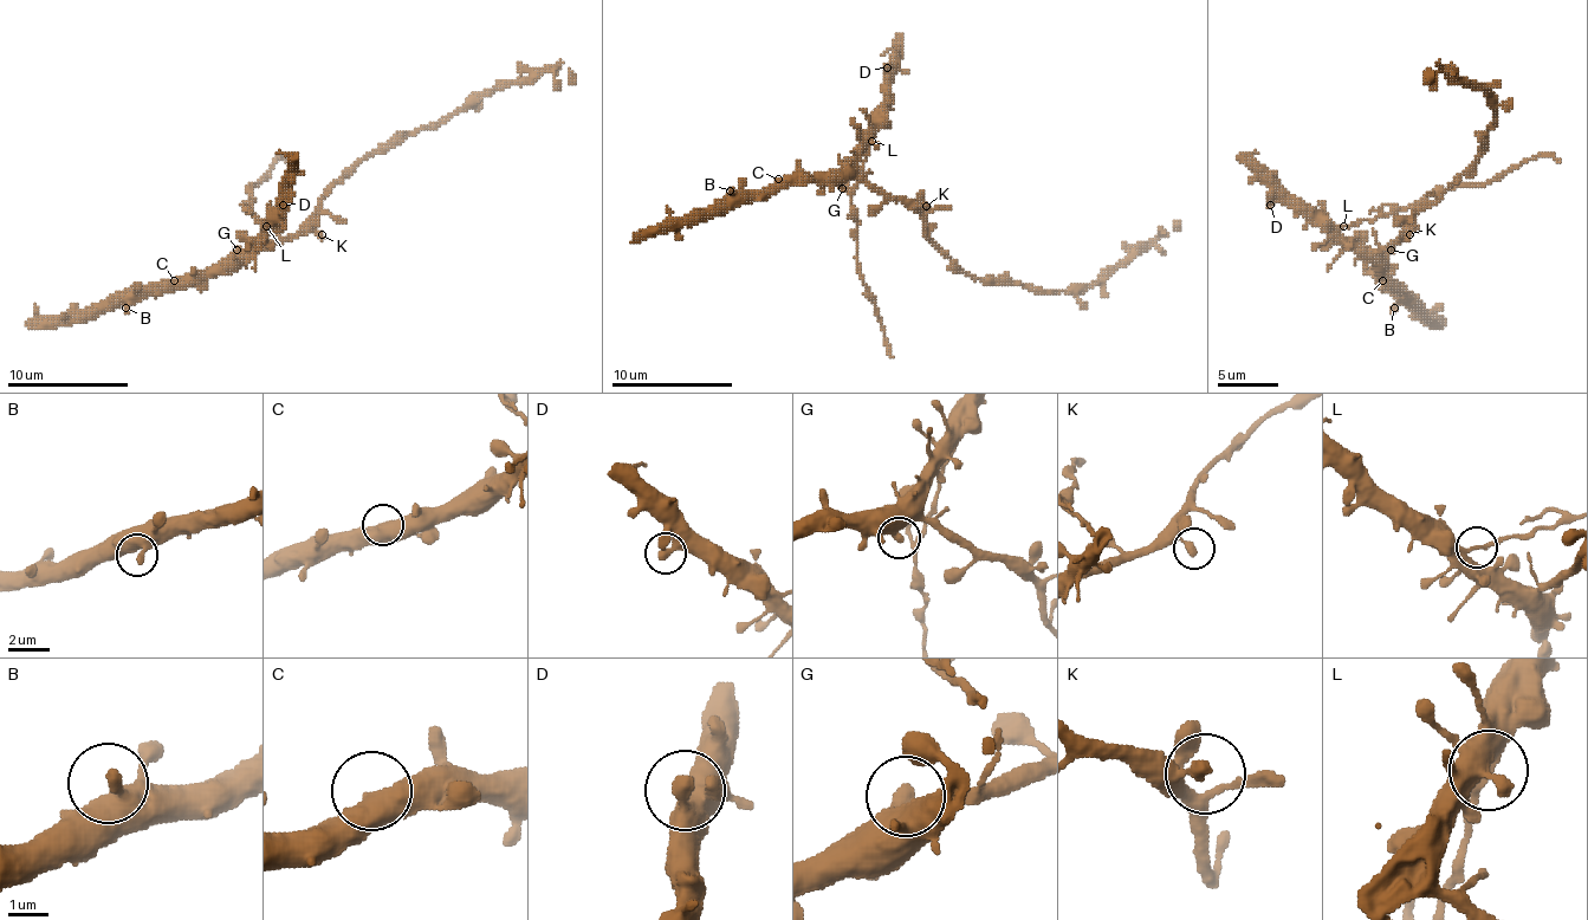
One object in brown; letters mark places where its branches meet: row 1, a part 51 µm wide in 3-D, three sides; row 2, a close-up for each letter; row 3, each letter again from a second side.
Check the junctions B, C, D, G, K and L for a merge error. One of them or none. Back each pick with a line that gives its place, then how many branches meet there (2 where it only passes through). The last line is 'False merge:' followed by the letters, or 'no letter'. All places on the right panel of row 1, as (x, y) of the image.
L: (1343, 226) | 2
False merge: L

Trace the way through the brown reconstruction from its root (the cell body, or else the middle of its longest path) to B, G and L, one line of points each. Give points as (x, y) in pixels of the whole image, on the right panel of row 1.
B: (1412, 222), (1382, 253), (1382, 274), (1394, 286), (1397, 302), (1394, 308)
G: (1412, 222), (1382, 253), (1391, 250)
L: (1412, 222), (1375, 253), (1361, 253), (1340, 232), (1342, 226)

